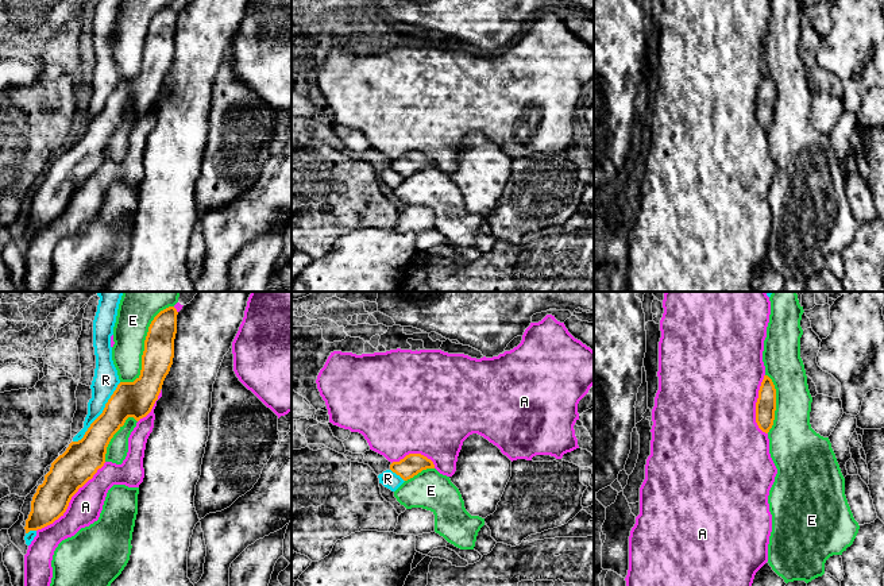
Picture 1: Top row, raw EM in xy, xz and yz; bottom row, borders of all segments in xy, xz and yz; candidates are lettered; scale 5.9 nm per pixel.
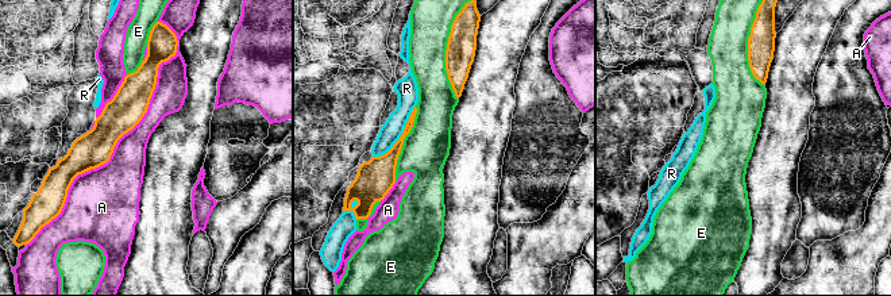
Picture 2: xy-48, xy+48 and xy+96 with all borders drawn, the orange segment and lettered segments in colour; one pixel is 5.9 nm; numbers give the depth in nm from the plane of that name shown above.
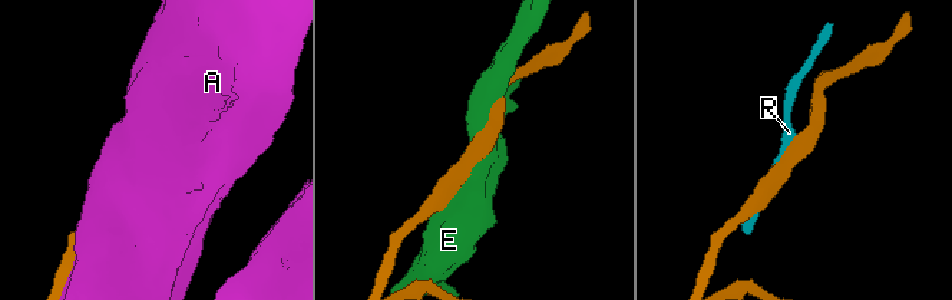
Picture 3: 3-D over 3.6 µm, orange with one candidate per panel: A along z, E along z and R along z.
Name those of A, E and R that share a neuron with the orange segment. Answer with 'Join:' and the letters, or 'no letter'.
Join: no letter

